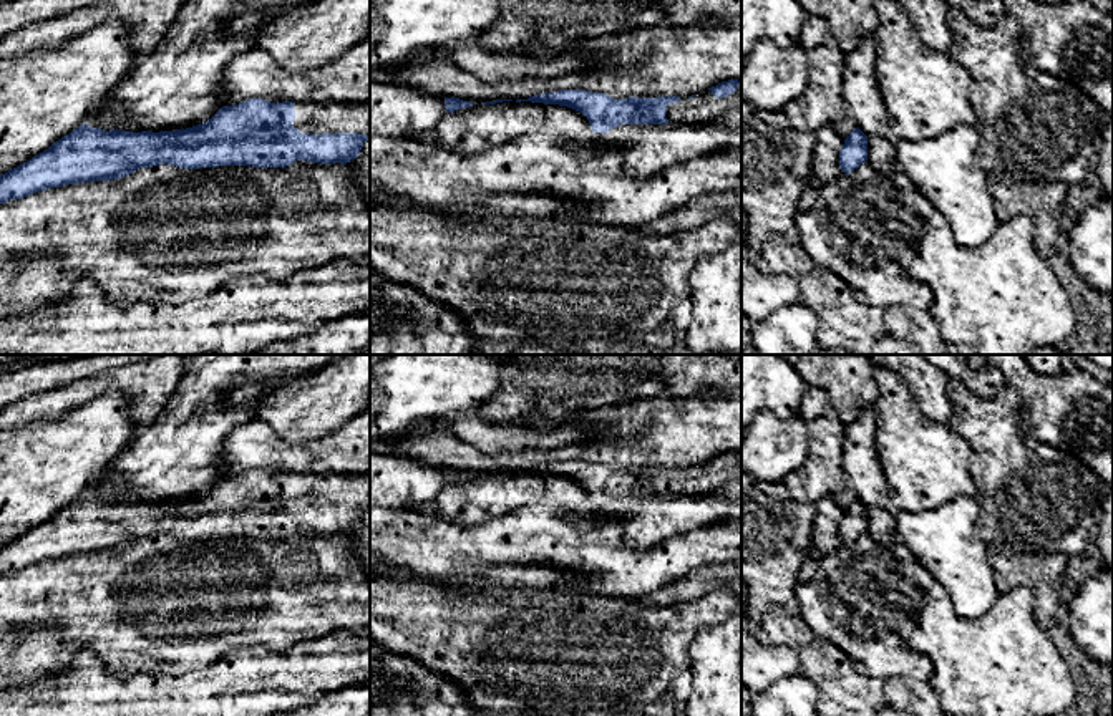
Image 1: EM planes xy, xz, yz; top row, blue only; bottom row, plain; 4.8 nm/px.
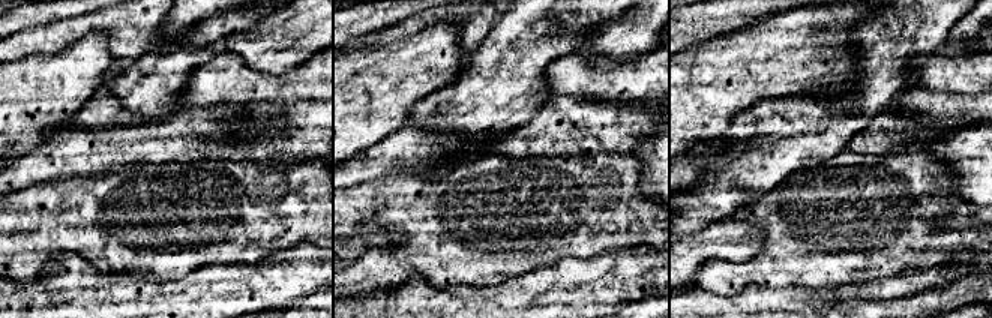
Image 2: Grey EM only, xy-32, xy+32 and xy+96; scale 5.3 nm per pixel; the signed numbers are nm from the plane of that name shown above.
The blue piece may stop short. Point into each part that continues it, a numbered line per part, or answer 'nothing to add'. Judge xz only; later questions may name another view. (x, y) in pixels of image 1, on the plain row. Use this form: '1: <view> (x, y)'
1: xz (704, 478)

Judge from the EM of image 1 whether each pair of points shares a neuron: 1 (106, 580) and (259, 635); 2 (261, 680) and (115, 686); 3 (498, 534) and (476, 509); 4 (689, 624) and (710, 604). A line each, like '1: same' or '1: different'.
1: same
2: same
3: different
4: same

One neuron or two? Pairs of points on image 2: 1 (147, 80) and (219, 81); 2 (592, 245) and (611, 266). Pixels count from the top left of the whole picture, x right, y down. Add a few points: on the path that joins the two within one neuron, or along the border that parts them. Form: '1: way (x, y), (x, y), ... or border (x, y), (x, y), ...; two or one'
1: border (210, 56), (191, 74), (179, 110); two
2: border (637, 246), (614, 249), (580, 261); two

